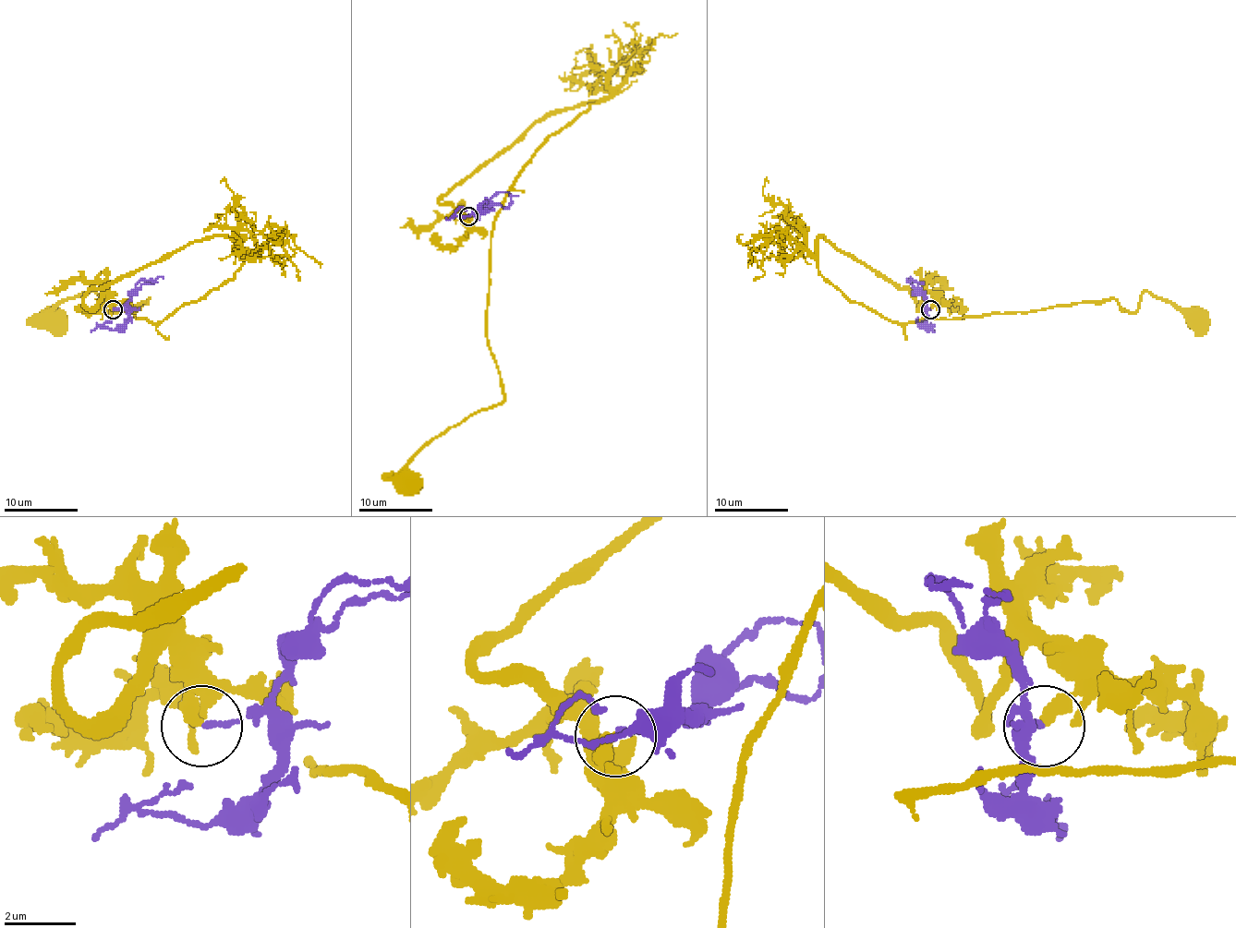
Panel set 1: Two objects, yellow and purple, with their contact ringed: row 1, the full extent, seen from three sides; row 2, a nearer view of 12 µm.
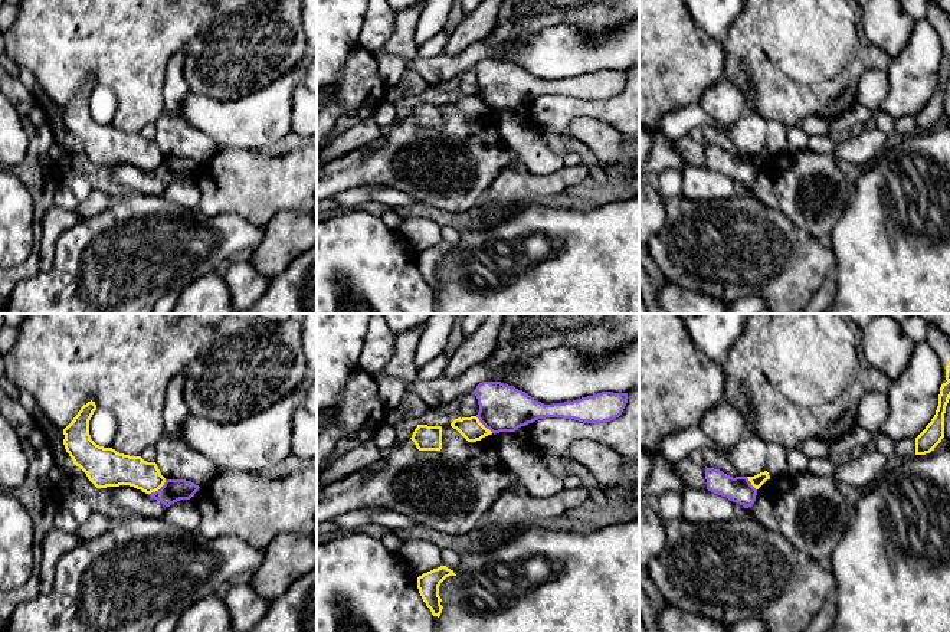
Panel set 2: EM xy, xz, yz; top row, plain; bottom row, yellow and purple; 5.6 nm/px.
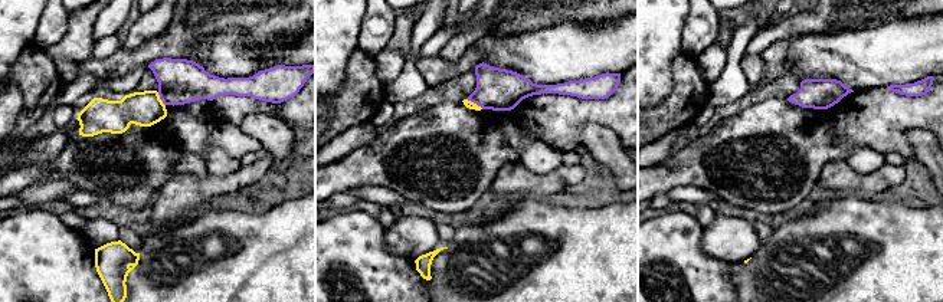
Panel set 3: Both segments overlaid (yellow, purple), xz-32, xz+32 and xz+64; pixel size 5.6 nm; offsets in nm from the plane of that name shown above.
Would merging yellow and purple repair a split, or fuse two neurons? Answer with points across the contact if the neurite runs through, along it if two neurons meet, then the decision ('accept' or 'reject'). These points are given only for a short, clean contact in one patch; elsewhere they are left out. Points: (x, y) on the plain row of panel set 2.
border along xy (166, 157), (157, 167), (148, 172); reject

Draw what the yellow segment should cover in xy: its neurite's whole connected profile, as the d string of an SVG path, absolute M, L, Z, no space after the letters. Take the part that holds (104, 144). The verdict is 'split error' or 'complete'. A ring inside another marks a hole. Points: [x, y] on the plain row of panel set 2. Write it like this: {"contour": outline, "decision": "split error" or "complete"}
{"contour": "M88 79L63 107L63 122L73 141L96 166L130 163L145 171L158 168L166 155L155 140L119 131L112 125L96 122L91 117L89 98L95 88L95 79Z", "decision": "complete"}

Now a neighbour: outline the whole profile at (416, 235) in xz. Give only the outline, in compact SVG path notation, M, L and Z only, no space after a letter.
M406 217L393 233L415 255L442 243L440 226L428 217Z

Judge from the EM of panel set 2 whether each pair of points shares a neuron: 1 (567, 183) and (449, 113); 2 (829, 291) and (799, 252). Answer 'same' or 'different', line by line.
1: different
2: different

